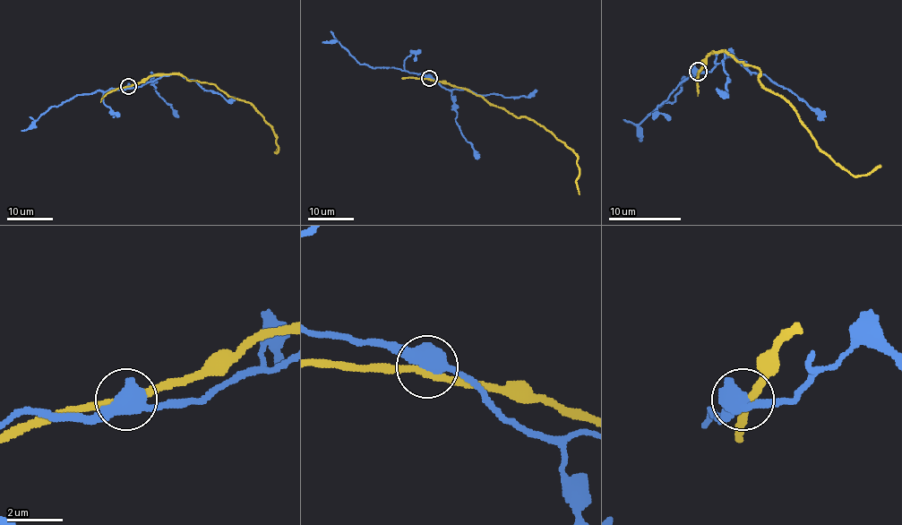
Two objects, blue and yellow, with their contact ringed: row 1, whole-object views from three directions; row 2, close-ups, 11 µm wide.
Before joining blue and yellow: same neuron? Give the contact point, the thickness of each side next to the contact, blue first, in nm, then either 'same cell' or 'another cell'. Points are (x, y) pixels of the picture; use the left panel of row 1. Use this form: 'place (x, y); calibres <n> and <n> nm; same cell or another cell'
place (128, 86); calibres 550 and 260 nm; another cell

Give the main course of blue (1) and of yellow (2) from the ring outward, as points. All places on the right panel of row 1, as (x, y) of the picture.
1: (697, 72), (681, 81), (681, 88), (674, 100), (663, 102), (639, 124), (640, 141)
2: (697, 72), (713, 52), (755, 66), (762, 86), (790, 104), (820, 148), (854, 175), (880, 164)

